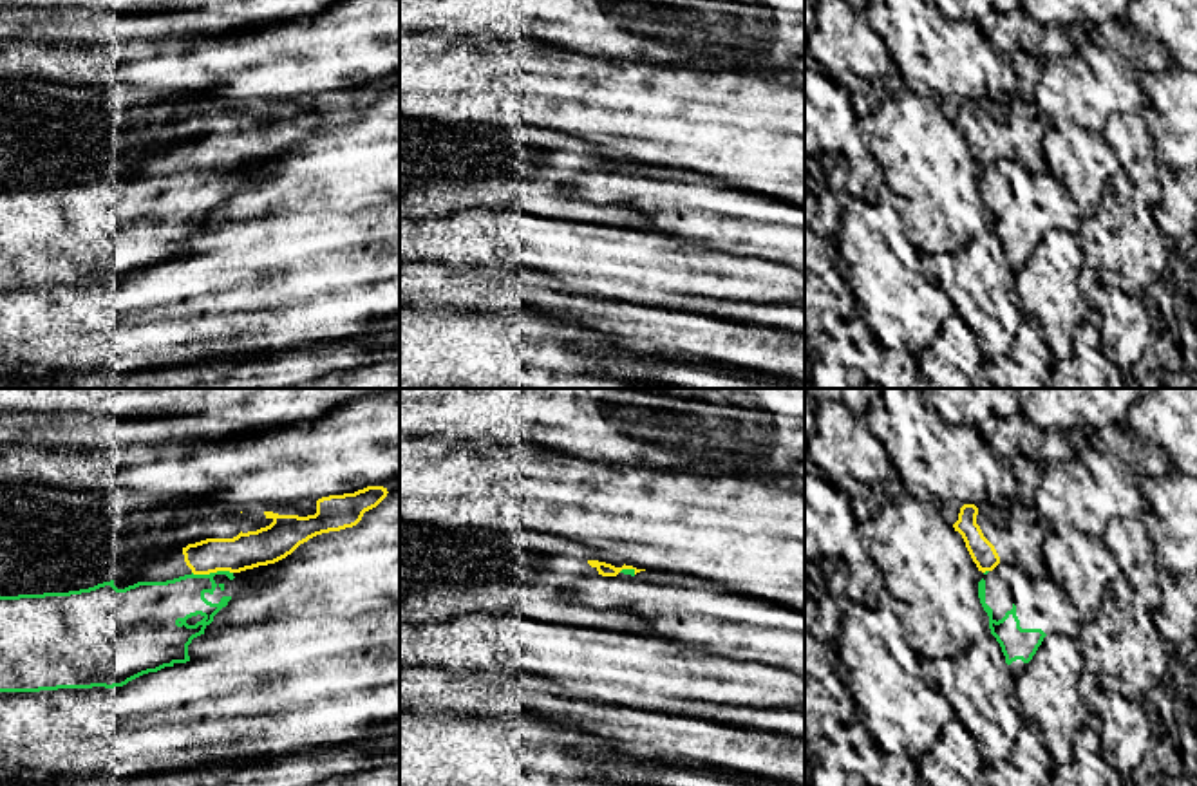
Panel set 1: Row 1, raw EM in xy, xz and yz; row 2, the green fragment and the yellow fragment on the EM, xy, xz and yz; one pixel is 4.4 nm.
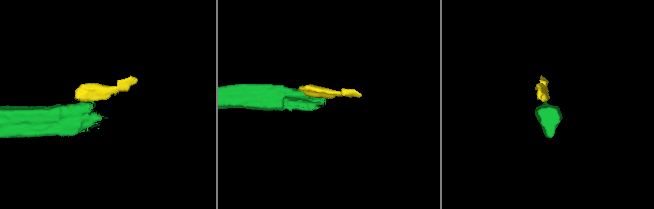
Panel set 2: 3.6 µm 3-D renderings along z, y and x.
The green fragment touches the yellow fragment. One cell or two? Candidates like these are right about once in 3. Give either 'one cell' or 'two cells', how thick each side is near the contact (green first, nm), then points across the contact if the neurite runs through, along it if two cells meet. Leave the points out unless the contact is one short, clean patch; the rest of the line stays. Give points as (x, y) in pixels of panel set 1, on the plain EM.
two cells; 200 nm thick on the green side, 160 nm on the other; border along xy (192, 167), (232, 168)

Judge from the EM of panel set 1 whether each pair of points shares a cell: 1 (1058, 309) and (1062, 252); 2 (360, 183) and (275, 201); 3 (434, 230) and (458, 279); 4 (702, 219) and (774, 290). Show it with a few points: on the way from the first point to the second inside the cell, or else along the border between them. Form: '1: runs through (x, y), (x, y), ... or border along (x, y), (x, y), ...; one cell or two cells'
1: runs through (1058, 295), (1060, 266); one cell
2: runs through (339, 183), (297, 183); one cell
3: border along (418, 261), (496, 266); two cells
4: border along (733, 253), (771, 259), (782, 264); two cells

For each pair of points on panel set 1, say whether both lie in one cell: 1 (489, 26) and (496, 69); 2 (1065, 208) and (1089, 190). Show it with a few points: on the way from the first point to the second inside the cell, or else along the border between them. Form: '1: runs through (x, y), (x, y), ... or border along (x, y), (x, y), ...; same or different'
1: border along (449, 33), (471, 33), (499, 40); different
2: border along (1047, 170), (1065, 188), (1082, 217); different

